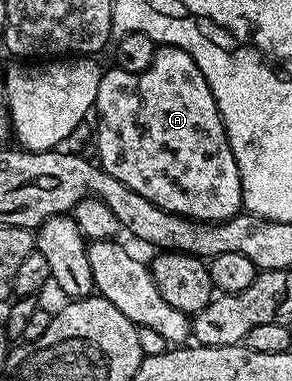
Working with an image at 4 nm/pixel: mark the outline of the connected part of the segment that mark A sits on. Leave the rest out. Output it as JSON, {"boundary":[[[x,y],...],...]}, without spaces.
{"boundary":[[[158,45],[151,64],[147,68],[143,68],[143,72],[123,72],[116,68],[106,69],[99,80],[95,118],[96,114],[98,158],[96,161],[102,170],[115,176],[115,180],[127,184],[127,188],[131,188],[131,192],[139,192],[139,196],[143,196],[143,200],[149,200],[151,204],[163,208],[169,214],[177,214],[180,218],[192,218],[195,222],[225,222],[228,218],[235,217],[242,209],[239,168],[235,164],[235,156],[229,147],[229,137],[225,131],[217,101],[203,72],[199,72],[199,64],[195,64],[195,60],[191,60],[191,56],[187,52],[183,52],[183,48]]]}

